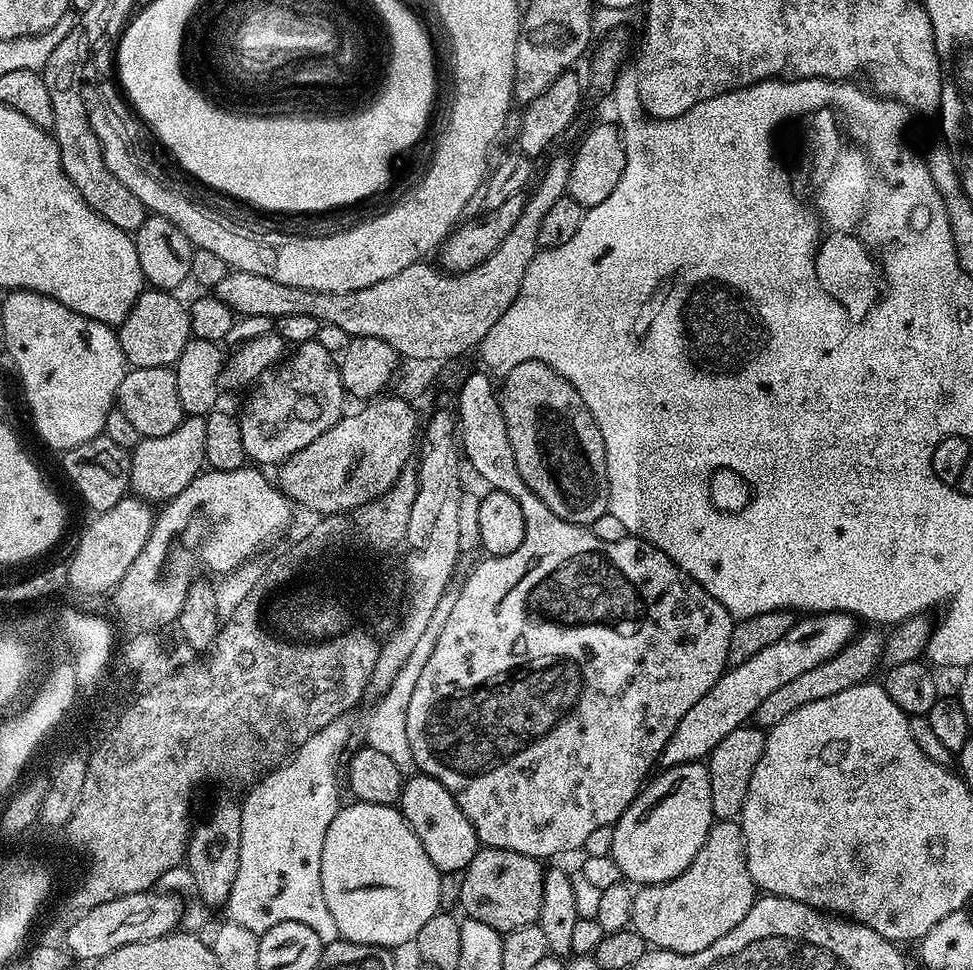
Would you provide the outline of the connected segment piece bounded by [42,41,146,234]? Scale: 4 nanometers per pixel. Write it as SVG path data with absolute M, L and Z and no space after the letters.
M62 41L58 42L49 60L45 62L42 75L50 90L50 102L54 102L54 126L51 131L56 137L56 145L60 151L60 161L74 186L86 198L86 202L95 212L102 214L106 222L114 222L122 231L134 234L142 226L146 209L127 186L122 186L114 174L110 174L110 166L102 158L102 146L98 138L88 132L88 120L84 120L84 104L80 104L80 95L76 93L76 68L80 68L80 60L84 60L84 52L76 52L72 56L72 48Z

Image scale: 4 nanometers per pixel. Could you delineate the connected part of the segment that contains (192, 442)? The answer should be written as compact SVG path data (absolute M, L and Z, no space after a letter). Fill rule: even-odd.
M190 416L181 422L174 434L162 434L162 438L143 438L137 448L131 449L130 488L145 502L172 500L205 467L206 422L202 416ZM201 467L201 468L200 468Z

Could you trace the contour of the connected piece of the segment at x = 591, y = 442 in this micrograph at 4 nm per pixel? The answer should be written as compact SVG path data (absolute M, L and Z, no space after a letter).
M522 362L507 372L498 388L498 399L502 418L506 418L506 434L510 434L510 450L514 450L514 462L522 482L558 518L569 520L571 524L591 526L608 511L608 473L606 472L606 446L602 442L602 430L594 422L594 414L582 402L582 394L562 378L546 362Z

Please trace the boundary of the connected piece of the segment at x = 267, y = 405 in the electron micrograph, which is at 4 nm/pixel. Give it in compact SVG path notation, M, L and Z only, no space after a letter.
M316 339L295 345L293 352L296 352L293 356L291 353L275 368L260 375L251 389L252 397L244 404L244 413L238 416L245 457L260 466L283 464L298 454L302 446L310 446L314 438L326 434L345 411L346 393L340 365L333 353L326 351Z

